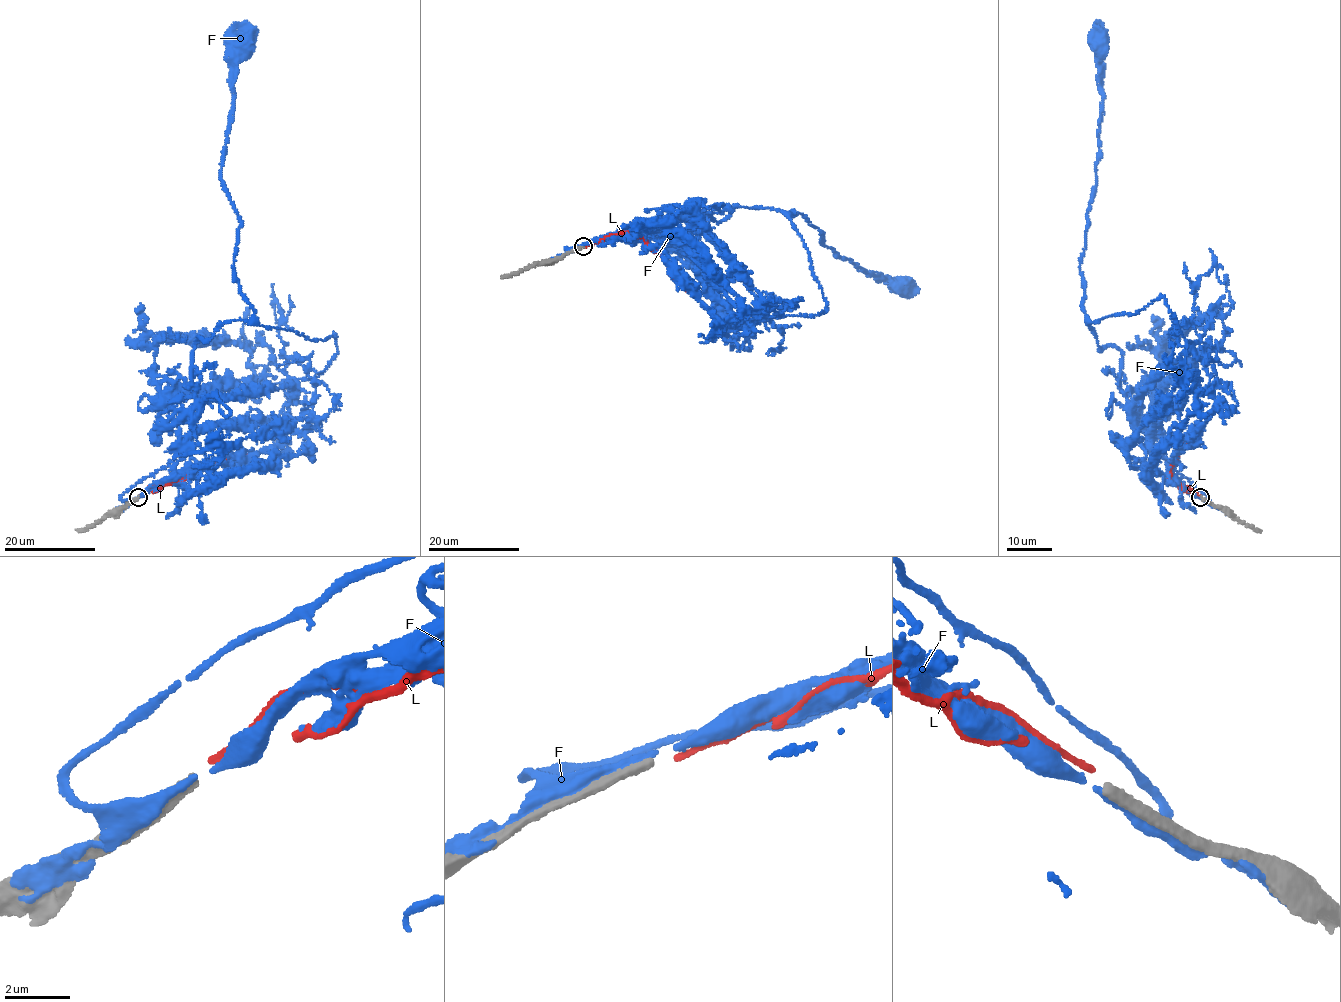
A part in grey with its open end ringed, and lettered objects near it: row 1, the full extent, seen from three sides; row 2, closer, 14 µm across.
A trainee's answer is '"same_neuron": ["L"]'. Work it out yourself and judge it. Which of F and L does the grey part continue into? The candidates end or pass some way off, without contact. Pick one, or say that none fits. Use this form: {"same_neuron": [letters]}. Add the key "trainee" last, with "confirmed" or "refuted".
{"same_neuron": [], "trainee": "refuted"}

